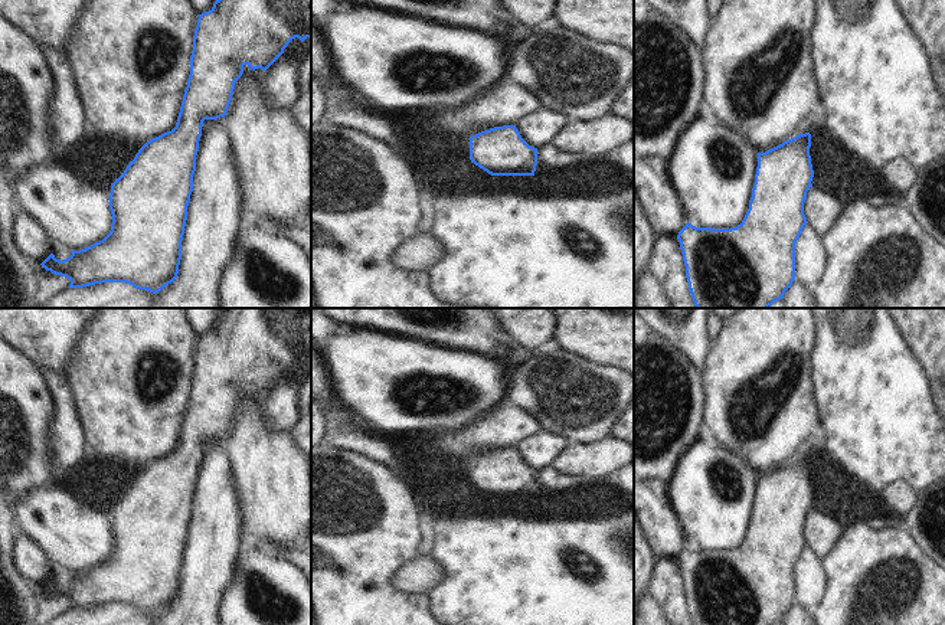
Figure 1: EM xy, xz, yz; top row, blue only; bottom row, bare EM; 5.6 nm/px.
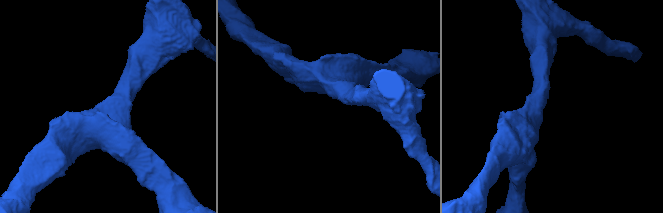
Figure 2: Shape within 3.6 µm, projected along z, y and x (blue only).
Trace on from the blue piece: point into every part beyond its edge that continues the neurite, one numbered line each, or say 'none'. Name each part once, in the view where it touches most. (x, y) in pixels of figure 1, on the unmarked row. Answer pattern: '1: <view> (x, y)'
1: xz (448, 481).

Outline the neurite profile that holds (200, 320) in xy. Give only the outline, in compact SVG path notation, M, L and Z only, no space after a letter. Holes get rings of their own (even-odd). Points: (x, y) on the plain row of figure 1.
M182 308L189 327L197 337L212 333L226 308Z

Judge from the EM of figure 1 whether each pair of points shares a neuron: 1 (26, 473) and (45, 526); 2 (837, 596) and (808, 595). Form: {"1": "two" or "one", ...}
{"1": "two", "2": "two"}

